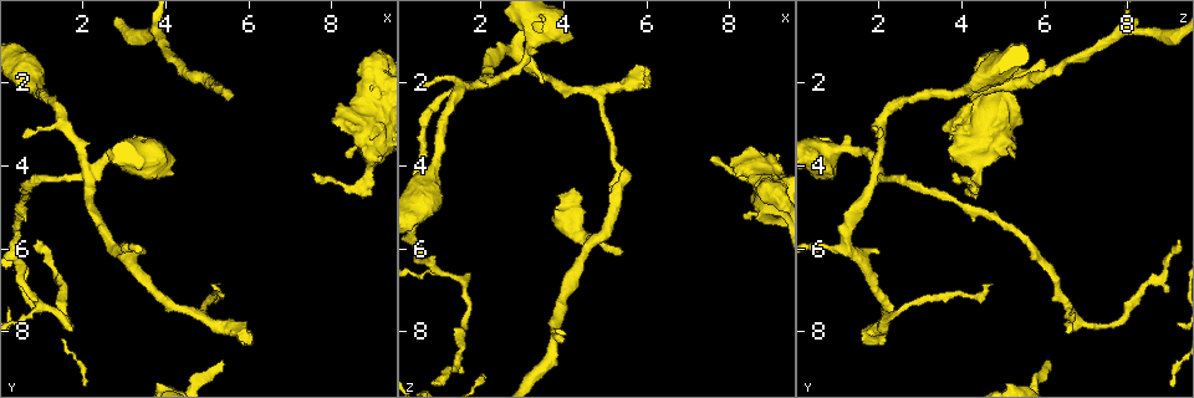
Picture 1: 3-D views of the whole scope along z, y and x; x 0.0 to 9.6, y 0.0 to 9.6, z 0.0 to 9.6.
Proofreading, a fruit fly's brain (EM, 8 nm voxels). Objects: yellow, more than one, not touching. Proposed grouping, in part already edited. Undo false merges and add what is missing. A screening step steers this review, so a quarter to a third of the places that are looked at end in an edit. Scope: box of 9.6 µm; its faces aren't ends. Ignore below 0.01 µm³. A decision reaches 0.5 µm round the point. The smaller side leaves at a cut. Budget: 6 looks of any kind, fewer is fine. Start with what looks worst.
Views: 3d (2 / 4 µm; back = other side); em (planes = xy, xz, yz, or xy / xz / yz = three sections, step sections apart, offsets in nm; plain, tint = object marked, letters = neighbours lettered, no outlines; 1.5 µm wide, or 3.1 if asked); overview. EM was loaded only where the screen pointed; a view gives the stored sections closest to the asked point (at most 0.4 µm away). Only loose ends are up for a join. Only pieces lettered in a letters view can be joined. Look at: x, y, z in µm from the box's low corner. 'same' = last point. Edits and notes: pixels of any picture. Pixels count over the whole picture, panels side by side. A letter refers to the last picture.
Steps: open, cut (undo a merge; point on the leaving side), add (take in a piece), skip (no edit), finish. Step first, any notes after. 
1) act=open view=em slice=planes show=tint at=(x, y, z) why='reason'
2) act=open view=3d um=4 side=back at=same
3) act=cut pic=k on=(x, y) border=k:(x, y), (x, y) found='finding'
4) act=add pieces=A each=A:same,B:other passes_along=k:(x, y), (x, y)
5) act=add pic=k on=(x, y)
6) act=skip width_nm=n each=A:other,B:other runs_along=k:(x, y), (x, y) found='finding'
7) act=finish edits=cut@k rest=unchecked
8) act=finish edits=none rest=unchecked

act=open view=3d um=4 at=(5.40, 8.80, 6.10) why='an open end'

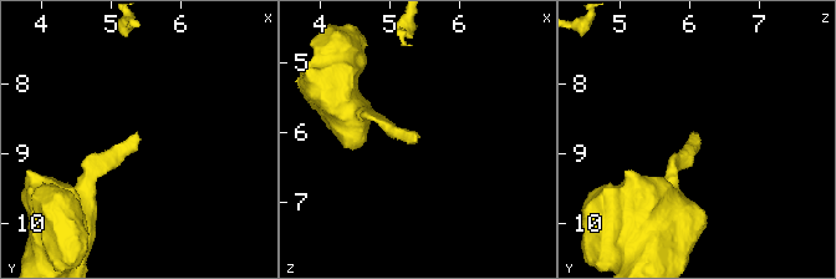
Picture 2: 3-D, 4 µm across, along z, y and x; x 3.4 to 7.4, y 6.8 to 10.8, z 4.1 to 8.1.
act=open view=em slice=yz step=4 show=letters at=(5.50, 8.80, 6.10) why='now the EM'

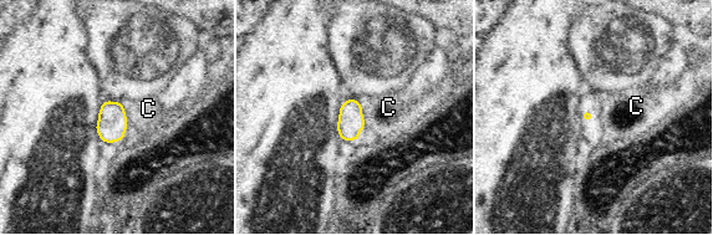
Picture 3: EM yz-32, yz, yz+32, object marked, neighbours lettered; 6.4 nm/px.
act=open view=em slice=xy step=8 show=letters at=same

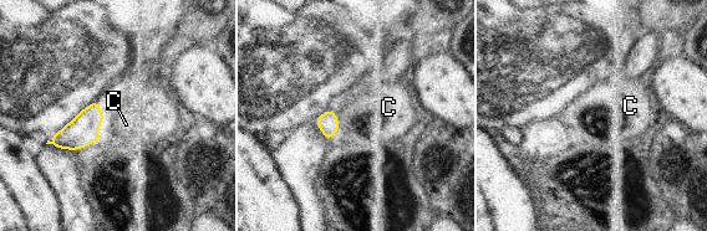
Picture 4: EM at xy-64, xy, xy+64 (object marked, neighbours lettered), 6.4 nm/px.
act=skip each=C:other found='no lettered piece goes on from it'

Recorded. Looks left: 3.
act=open view=em slice=planes show=letters at=(5.60, 2.30, 4.15) why='end of a long branch'

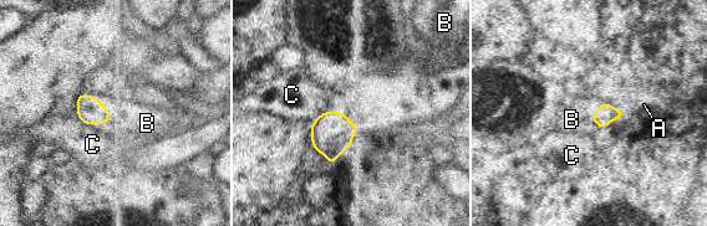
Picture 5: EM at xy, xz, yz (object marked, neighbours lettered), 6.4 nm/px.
act=add pieces=B width_nm=120 each=A:other,B:same,C:other passes_along=5:(332, 132), (347, 118), (382, 102) found='it goes on there'

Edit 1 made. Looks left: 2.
act=open view=em slice=planes show=letters at=(7.50, 4.15, 3.85) why='free end'

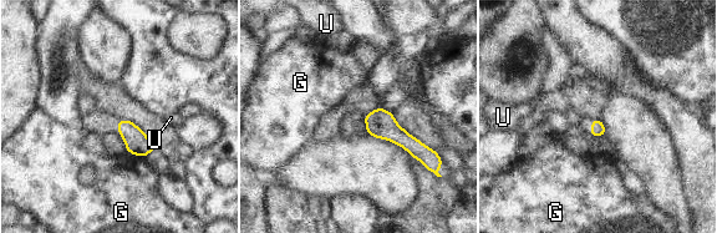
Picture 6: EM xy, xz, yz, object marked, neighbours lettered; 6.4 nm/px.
act=skip width_nm=90 each=G:other,U:other border=6:(127, 151), (145, 158) found='none of them fits'

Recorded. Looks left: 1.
act=finish edits=add@5 rest=unchecked

